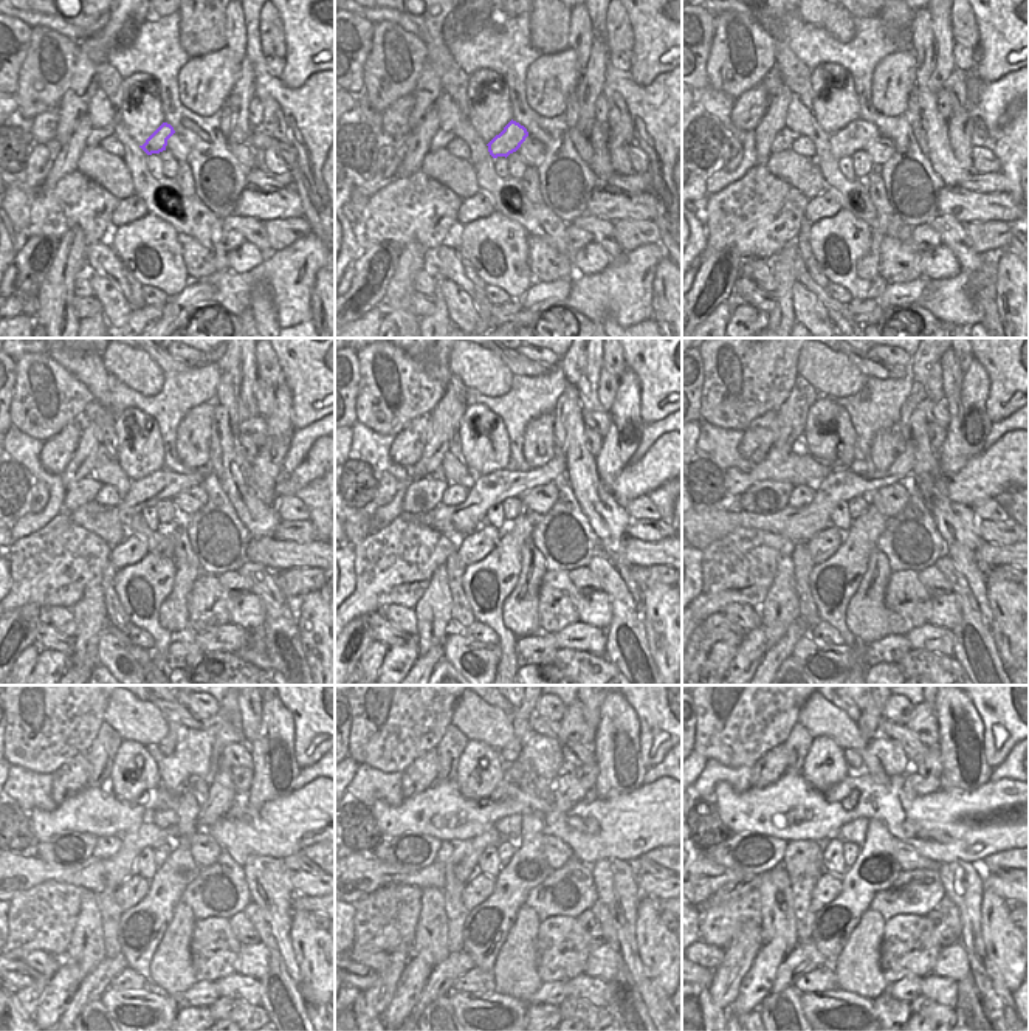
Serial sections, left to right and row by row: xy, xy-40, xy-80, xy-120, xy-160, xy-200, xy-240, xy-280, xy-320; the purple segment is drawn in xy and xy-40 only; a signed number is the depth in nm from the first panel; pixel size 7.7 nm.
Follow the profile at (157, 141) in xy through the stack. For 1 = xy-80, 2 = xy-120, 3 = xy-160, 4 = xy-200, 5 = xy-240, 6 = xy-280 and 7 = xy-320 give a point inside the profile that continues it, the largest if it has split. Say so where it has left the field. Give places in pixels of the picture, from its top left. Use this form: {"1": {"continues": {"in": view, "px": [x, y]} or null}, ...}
{"1": {"continues": {"in": "xy-80", "px": [857, 135]}}, "2": {"continues": {"in": "xy-120", "px": [163, 484]}}, "3": {"continues": {"in": "xy-160", "px": [485, 492]}}, "4": {"continues": {"in": "xy-200", "px": [801, 524]}}, "5": {"continues": {"in": "xy-240", "px": [19, 872]}}, "6": {"continues": {"in": "xy-280", "px": [366, 873]}}, "7": {"continues": {"in": "xy-320", "px": [713, 876]}}}

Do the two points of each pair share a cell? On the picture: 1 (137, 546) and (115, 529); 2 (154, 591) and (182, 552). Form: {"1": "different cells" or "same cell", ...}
{"1": "different cells", "2": "different cells"}

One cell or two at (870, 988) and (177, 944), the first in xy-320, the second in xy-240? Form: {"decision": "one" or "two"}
{"decision": "one"}

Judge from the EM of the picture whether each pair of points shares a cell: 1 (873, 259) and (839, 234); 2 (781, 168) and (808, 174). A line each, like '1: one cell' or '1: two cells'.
1: two cells
2: one cell

